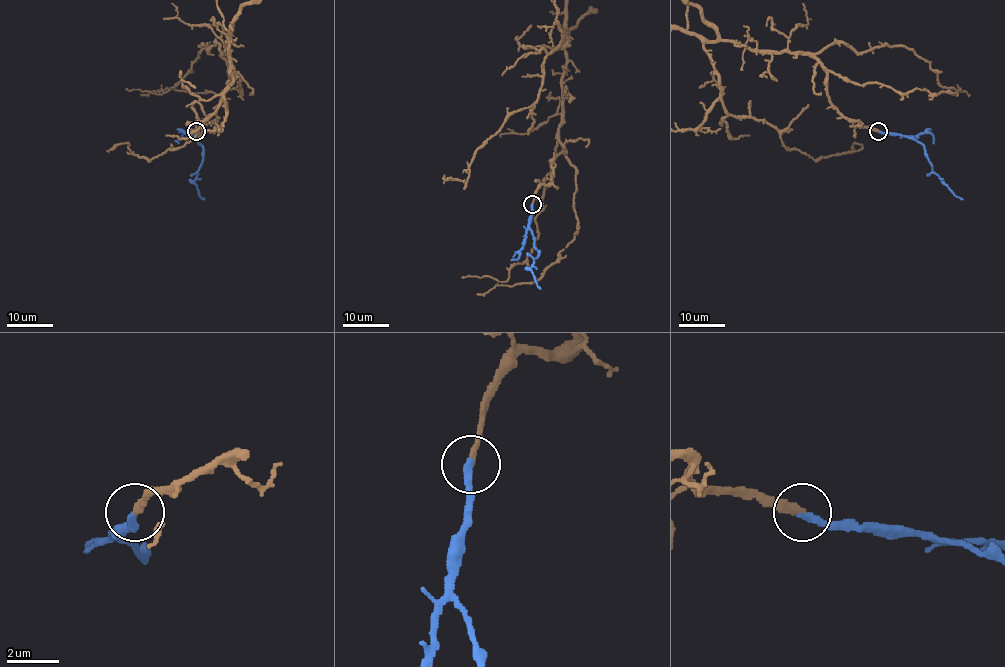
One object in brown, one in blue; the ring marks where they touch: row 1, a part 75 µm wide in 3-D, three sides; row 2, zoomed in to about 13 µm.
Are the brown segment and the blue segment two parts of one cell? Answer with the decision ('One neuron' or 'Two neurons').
One neuron

